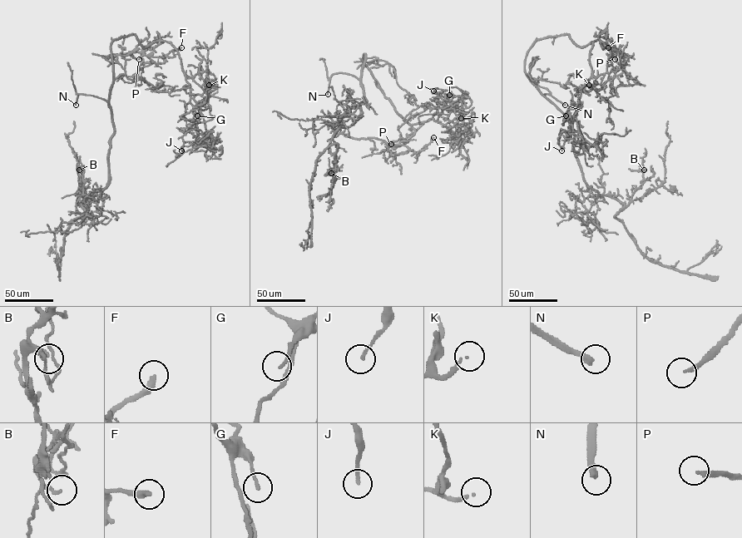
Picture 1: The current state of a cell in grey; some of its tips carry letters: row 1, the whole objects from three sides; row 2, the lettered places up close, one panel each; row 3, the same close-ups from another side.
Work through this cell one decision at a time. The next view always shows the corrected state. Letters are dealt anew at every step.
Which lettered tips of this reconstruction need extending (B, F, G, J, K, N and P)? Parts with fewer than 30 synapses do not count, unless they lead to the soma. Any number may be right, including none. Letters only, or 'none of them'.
K, N, P

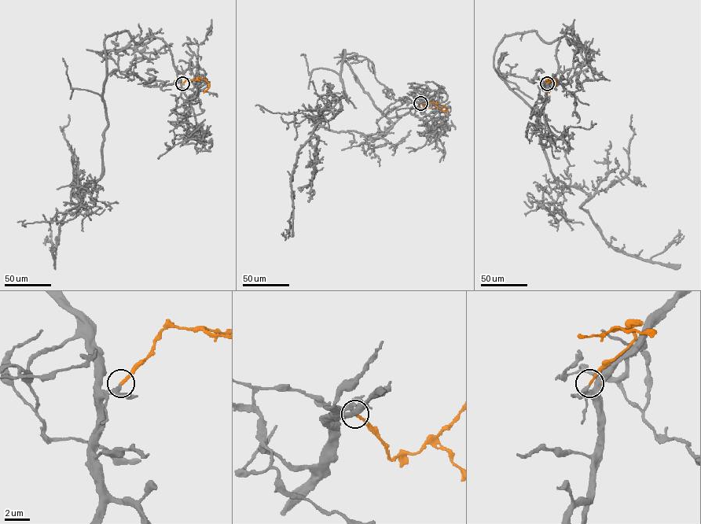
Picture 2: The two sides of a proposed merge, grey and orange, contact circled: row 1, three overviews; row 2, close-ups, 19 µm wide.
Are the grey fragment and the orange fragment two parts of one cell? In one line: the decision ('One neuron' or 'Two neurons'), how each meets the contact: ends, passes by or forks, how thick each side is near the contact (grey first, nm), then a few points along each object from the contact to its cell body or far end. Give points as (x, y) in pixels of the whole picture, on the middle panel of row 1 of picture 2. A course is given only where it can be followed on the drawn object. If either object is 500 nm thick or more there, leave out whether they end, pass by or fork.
Two neurons. At the ring grey passes by. At the ring orange ends. Thickness 200 nm (grey) against 200 nm. Course of grey: (420, 103), (387, 118), (344, 49), (346, 97), (313, 130), (317, 145), (313, 136), (298, 153), (284, 232). Course of orange: (420, 103), (423, 106), (433, 101), (443, 111), (448, 111), (442, 105)

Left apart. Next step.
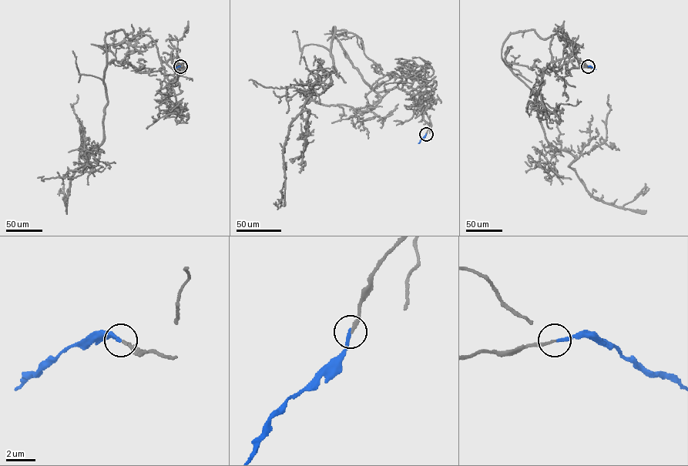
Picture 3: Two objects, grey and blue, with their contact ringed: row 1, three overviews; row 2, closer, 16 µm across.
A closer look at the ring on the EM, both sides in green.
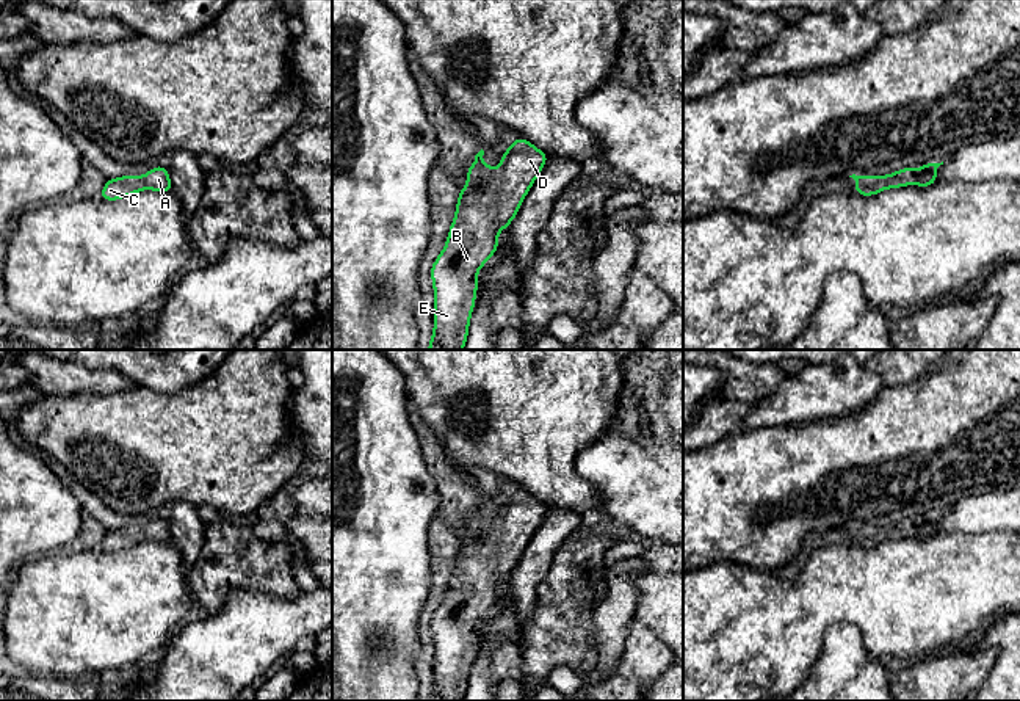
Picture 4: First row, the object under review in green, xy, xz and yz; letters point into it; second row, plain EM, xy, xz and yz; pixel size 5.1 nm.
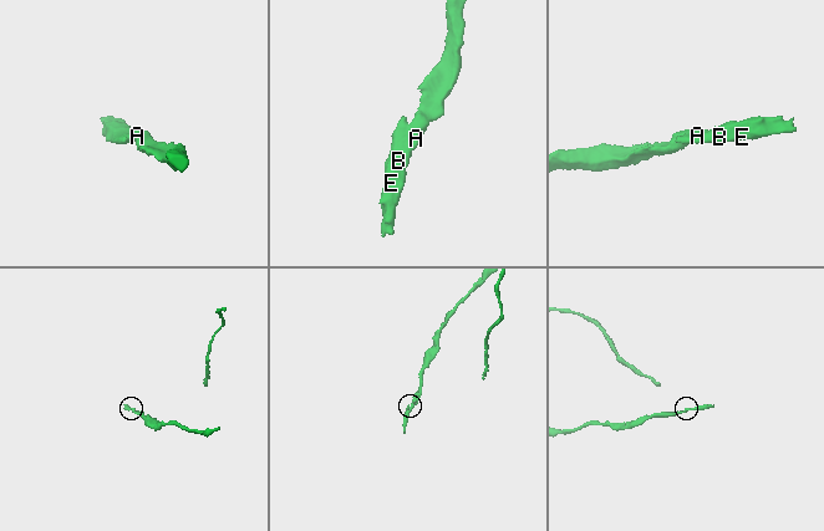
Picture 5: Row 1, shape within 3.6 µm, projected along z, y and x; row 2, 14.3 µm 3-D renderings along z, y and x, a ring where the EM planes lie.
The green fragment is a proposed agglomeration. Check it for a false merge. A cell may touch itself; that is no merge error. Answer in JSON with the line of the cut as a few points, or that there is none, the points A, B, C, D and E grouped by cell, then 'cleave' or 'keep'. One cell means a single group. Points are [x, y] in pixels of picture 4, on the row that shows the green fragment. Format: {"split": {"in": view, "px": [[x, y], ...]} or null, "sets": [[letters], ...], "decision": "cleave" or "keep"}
{"split": null, "sets": [["A", "B", "C", "D", "E"]], "decision": "keep"}

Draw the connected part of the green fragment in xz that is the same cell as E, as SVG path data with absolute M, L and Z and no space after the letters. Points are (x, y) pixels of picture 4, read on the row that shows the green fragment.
M522 136L517 138L494 171L483 162L484 151L475 155L475 165L468 166L467 187L459 190L456 215L448 240L431 268L434 285L434 331L428 350L462 350L468 336L468 321L476 298L476 274L498 248L498 232L508 229L515 218L523 198L541 174L547 154Z

